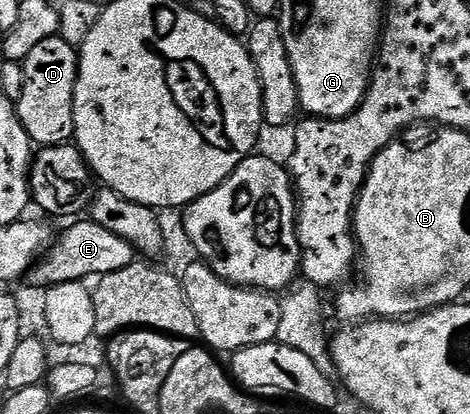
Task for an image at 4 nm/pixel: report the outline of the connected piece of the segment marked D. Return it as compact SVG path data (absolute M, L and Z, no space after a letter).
M60 35L48 38L48 42L40 42L32 49L32 54L21 63L26 81L24 94L16 101L18 120L24 130L30 135L31 141L42 148L55 148L58 144L68 144L74 140L74 91L78 81L78 53L79 49L62 40Z

